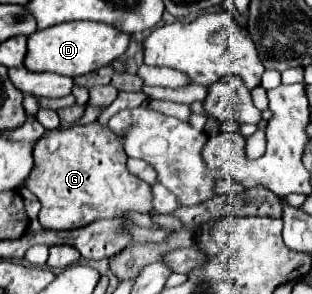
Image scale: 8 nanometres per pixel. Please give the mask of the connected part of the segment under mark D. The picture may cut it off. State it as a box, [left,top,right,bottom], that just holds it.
[25,21,131,76]

